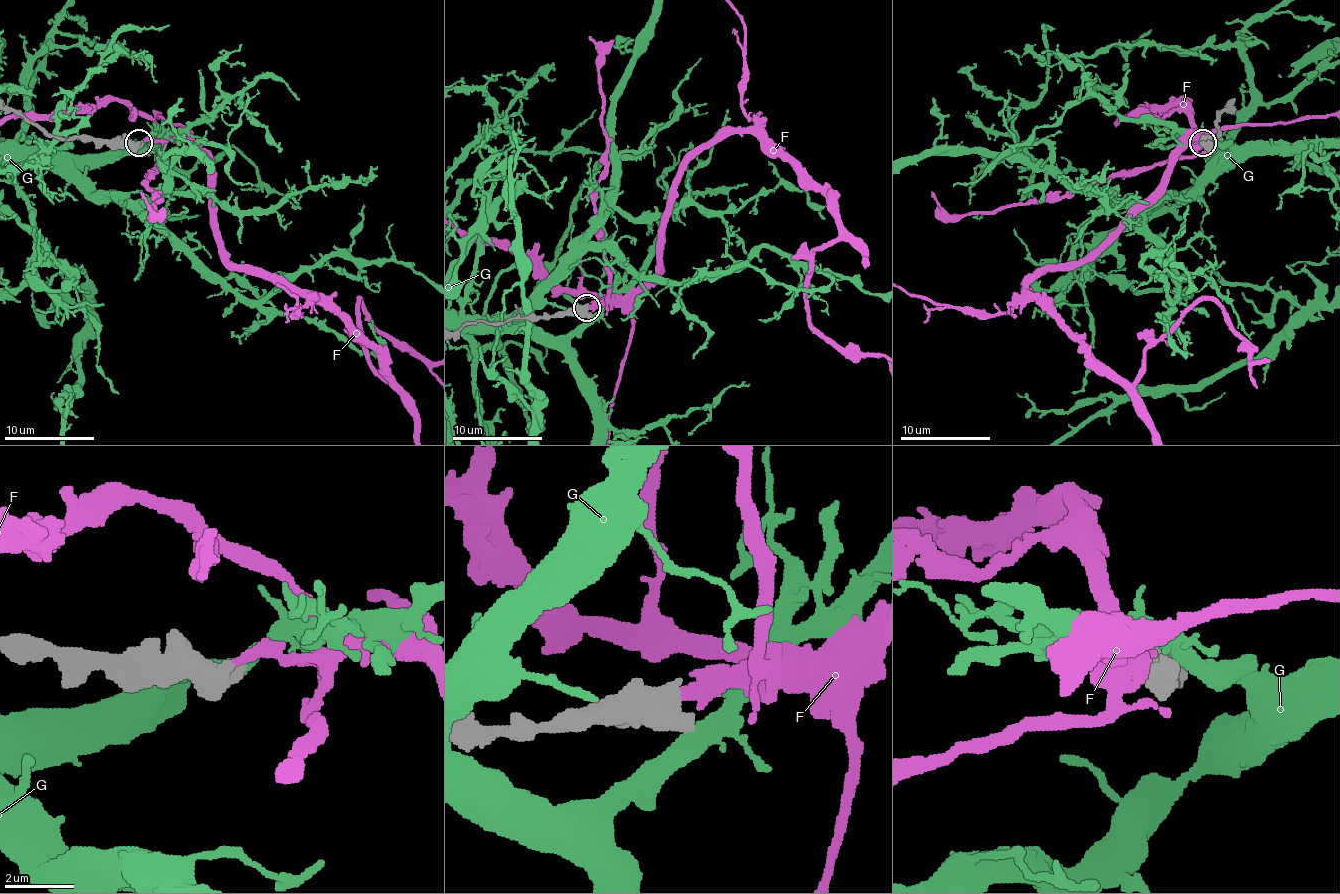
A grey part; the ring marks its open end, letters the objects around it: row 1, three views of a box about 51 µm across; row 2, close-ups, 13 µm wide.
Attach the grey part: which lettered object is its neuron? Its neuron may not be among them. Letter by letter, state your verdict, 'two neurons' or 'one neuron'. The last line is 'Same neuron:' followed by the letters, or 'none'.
F: one neuron
G: two neurons
Same neuron: F

